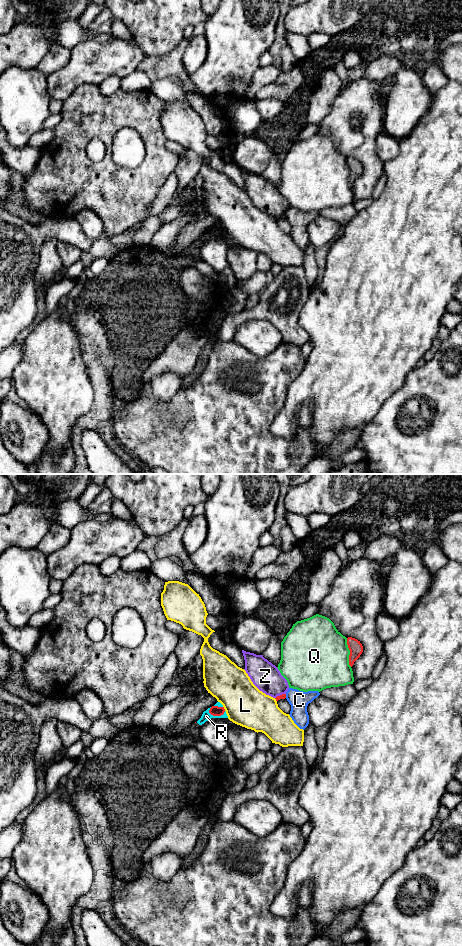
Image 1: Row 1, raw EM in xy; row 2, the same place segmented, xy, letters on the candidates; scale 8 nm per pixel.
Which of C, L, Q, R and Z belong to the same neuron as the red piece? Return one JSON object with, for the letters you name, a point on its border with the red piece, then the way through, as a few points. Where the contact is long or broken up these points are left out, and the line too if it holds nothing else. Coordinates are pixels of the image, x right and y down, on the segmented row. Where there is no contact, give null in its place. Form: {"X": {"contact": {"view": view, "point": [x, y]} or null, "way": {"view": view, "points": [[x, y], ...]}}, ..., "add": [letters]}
{"add": []}

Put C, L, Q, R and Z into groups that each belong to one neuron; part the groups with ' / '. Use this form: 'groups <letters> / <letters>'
groups C / L / Q / R / Z

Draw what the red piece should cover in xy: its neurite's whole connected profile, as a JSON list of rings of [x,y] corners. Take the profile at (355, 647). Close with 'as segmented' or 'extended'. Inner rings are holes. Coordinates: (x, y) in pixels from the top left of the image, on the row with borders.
[[[348,637],[347,638],[347,645],[350,650],[350,655],[349,655],[349,665],[352,667],[354,662],[360,657],[360,655],[363,652],[363,646],[355,638]]]; as segmented

